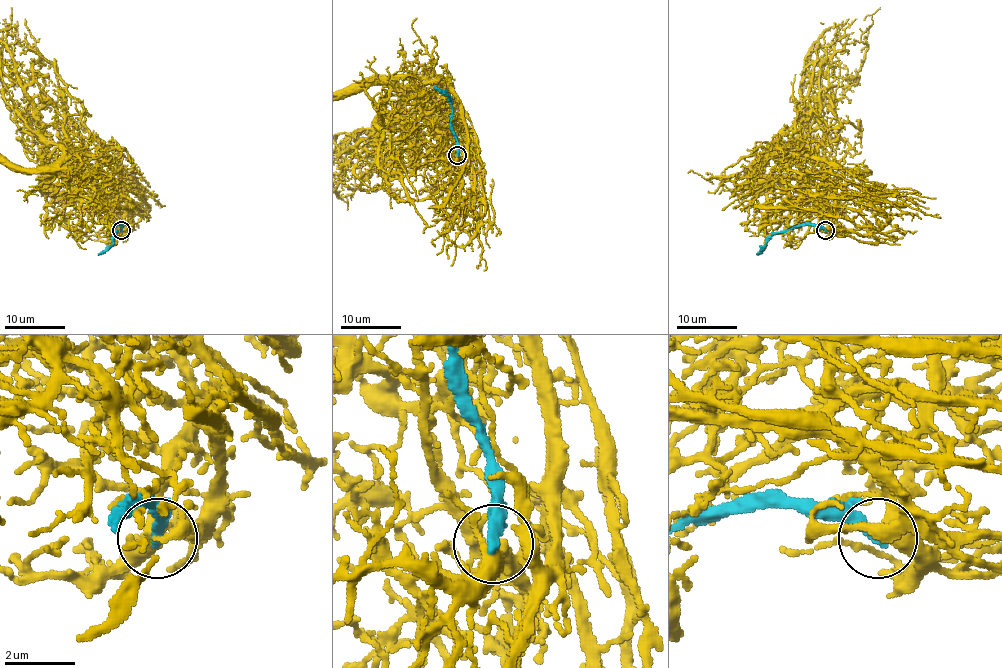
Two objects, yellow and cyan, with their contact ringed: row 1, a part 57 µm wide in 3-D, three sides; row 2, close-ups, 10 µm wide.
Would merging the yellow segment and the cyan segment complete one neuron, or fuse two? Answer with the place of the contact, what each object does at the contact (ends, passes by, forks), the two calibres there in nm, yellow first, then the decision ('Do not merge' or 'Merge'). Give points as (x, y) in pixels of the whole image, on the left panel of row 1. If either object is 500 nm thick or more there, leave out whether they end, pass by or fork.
Place: (121, 230). At the ring yellow passes by. At the ring cyan ends. Thickness 440 nm (yellow) against 340 nm. Do not merge

